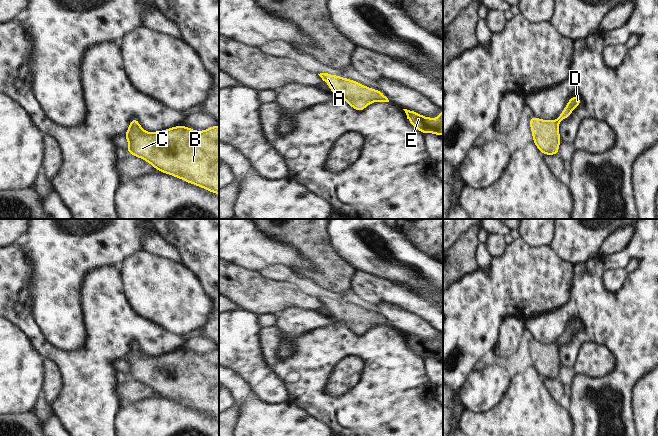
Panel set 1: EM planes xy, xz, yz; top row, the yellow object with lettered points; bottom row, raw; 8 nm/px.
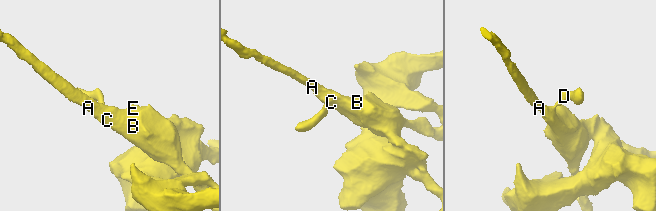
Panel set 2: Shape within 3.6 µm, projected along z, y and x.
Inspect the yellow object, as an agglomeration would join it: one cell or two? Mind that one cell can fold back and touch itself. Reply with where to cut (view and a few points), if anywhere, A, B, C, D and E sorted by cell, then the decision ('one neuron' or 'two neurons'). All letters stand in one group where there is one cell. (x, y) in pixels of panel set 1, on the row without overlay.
cut none; groups A B C D E; one neuron

